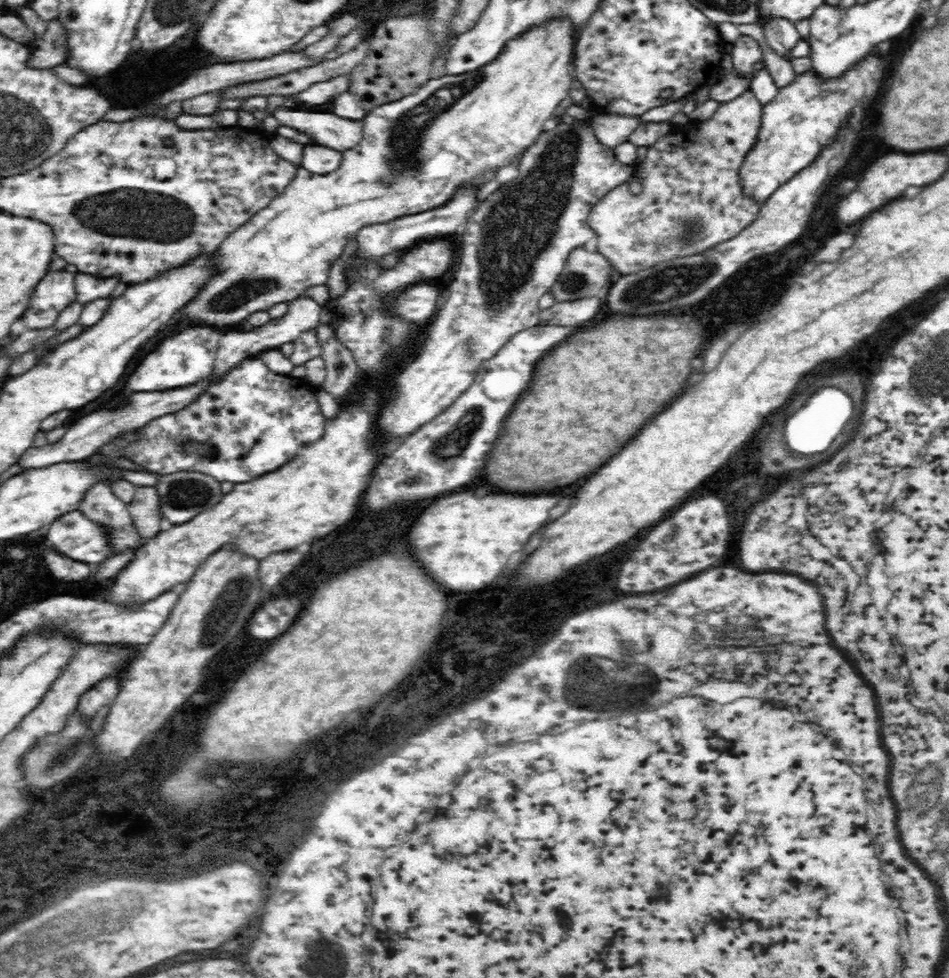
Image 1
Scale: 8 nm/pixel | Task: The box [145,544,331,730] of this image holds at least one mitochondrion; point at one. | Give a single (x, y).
(227, 606)

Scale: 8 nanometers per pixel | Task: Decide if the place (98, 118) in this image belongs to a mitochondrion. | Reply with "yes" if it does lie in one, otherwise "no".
no

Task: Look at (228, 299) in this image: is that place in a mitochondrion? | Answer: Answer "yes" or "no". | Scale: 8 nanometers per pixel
yes

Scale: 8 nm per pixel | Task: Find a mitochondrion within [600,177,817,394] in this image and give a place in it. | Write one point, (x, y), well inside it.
(661, 287)

